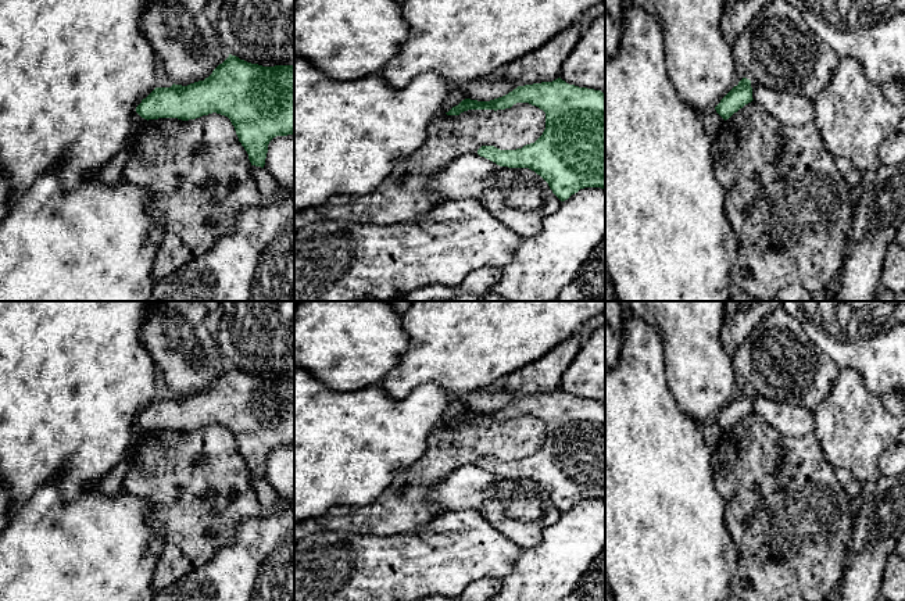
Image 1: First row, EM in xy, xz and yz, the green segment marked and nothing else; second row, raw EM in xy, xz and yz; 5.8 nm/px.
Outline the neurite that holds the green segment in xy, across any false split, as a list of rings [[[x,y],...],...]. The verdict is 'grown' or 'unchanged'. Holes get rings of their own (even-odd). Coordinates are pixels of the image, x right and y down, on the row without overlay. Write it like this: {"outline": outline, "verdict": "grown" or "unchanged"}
{"outline": [[[229,365],[204,391],[187,397],[174,394],[171,398],[155,398],[136,418],[130,446],[149,430],[189,432],[212,423],[230,430],[251,476],[264,479],[269,452],[276,447],[294,446],[294,376],[262,378]]], "verdict": "grown"}

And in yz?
{"outline": [[[743,389],[713,421],[701,426],[705,444],[715,450],[725,432],[752,411],[751,391]]], "verdict": "grown"}

